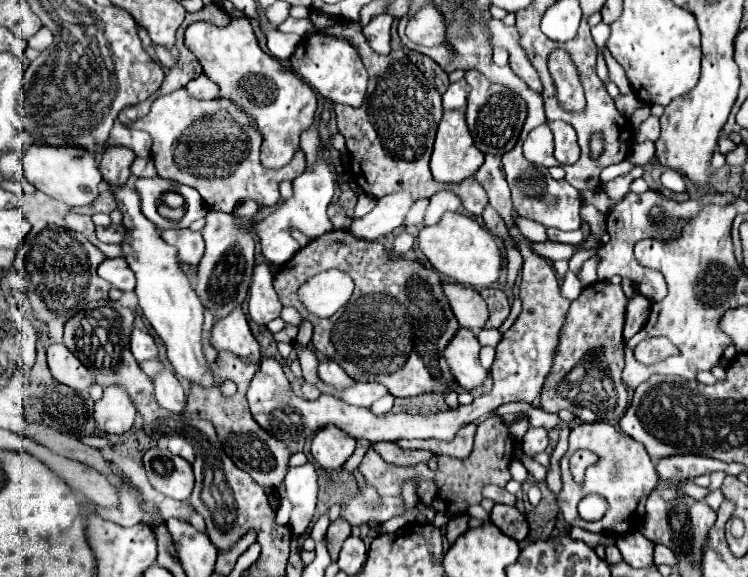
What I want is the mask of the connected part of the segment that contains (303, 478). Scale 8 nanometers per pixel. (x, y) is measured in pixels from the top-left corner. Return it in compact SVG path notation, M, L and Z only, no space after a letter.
M306 463L300 467L290 467L284 479L282 499L288 499L292 503L288 525L294 537L300 537L306 531L308 523L312 521L316 495L318 495L318 475L314 465Z

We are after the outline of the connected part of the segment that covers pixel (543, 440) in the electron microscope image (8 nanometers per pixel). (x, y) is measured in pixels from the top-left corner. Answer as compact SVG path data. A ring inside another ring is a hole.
M528 429L528 433L524 435L524 453L534 459L534 455L538 453L544 453L548 447L548 435L546 435L546 429Z

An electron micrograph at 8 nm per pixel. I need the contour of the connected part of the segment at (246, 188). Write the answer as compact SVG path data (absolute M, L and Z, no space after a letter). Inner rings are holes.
M184 87L158 97L152 103L150 113L130 127L150 133L152 161L160 177L194 187L210 209L224 213L232 213L236 203L244 199L254 199L266 207L276 205L280 201L280 181L292 181L306 167L306 155L298 149L286 167L264 169L260 163L262 135L256 123L252 123L252 117L224 97L212 101L192 99Z

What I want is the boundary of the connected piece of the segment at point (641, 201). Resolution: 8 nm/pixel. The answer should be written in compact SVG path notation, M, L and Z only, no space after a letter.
M646 191L642 195L634 195L634 193L628 193L610 213L608 213L608 235L610 235L610 241L604 243L600 249L598 249L598 257L600 257L600 263L598 263L598 279L600 281L608 281L610 277L614 275L620 275L620 277L630 277L636 285L636 289L646 297L650 299L652 303L654 301L660 301L664 299L666 295L666 283L664 283L664 277L660 275L660 271L652 271L648 267L640 267L636 263L636 257L634 257L634 245L640 241L640 239L646 239L646 237L654 237L654 239L674 239L680 235L684 223L698 213L698 209L704 205L704 203L718 203L718 205L724 205L728 201L732 201L732 193L712 193L712 195L704 195L704 199L698 199L698 201L684 201L684 203L676 203L672 199L666 199L664 195L660 195L658 191Z

